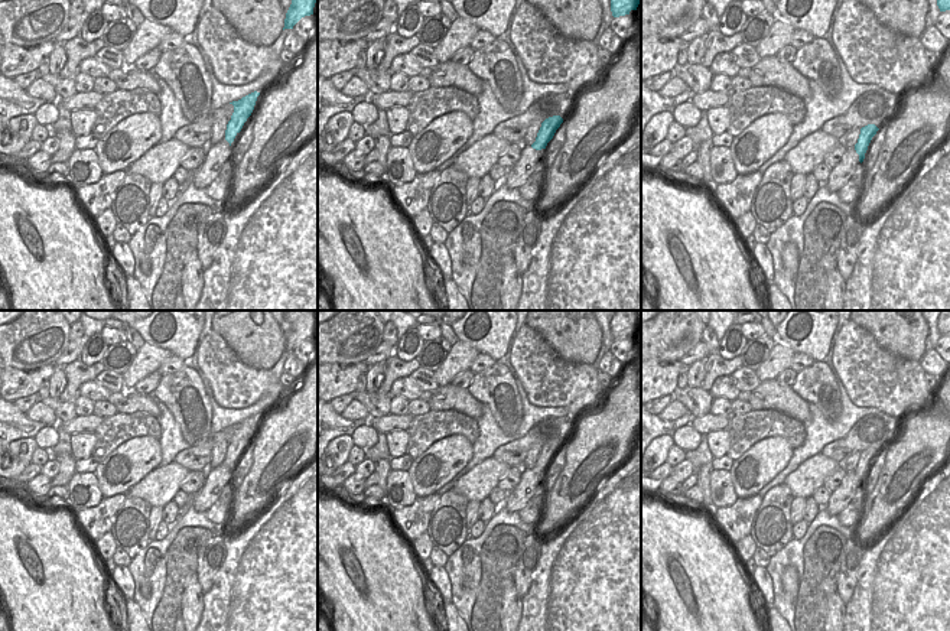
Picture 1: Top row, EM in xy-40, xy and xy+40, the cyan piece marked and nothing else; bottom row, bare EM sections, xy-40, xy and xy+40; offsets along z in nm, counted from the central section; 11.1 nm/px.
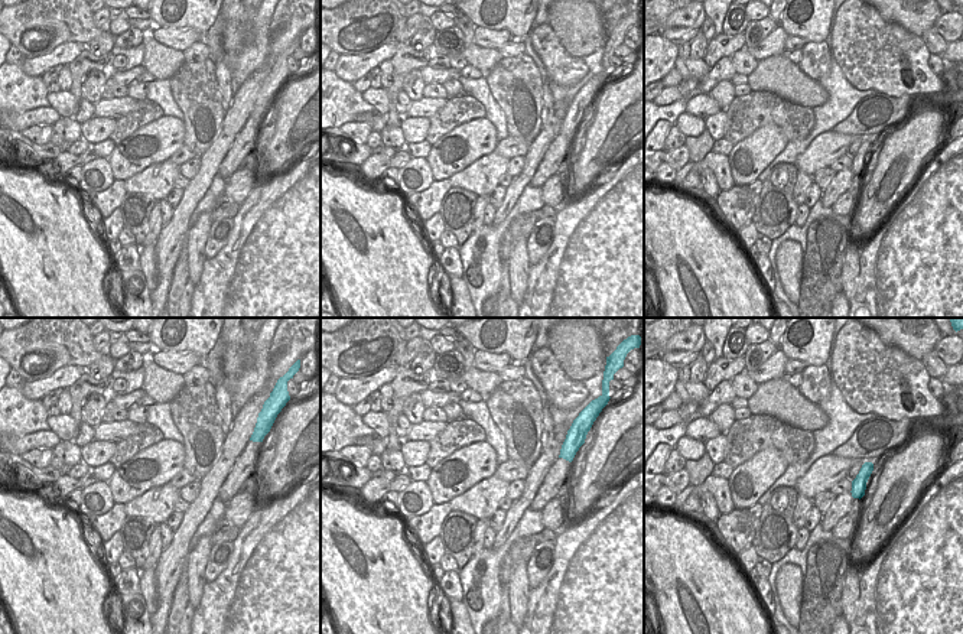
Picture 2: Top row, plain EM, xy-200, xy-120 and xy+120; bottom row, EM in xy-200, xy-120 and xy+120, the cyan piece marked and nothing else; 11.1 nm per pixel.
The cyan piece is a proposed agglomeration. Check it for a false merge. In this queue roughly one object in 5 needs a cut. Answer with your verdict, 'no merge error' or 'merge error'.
no merge error

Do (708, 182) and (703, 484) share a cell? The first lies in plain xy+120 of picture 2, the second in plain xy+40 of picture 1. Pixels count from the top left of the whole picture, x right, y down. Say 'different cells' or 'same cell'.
same cell

